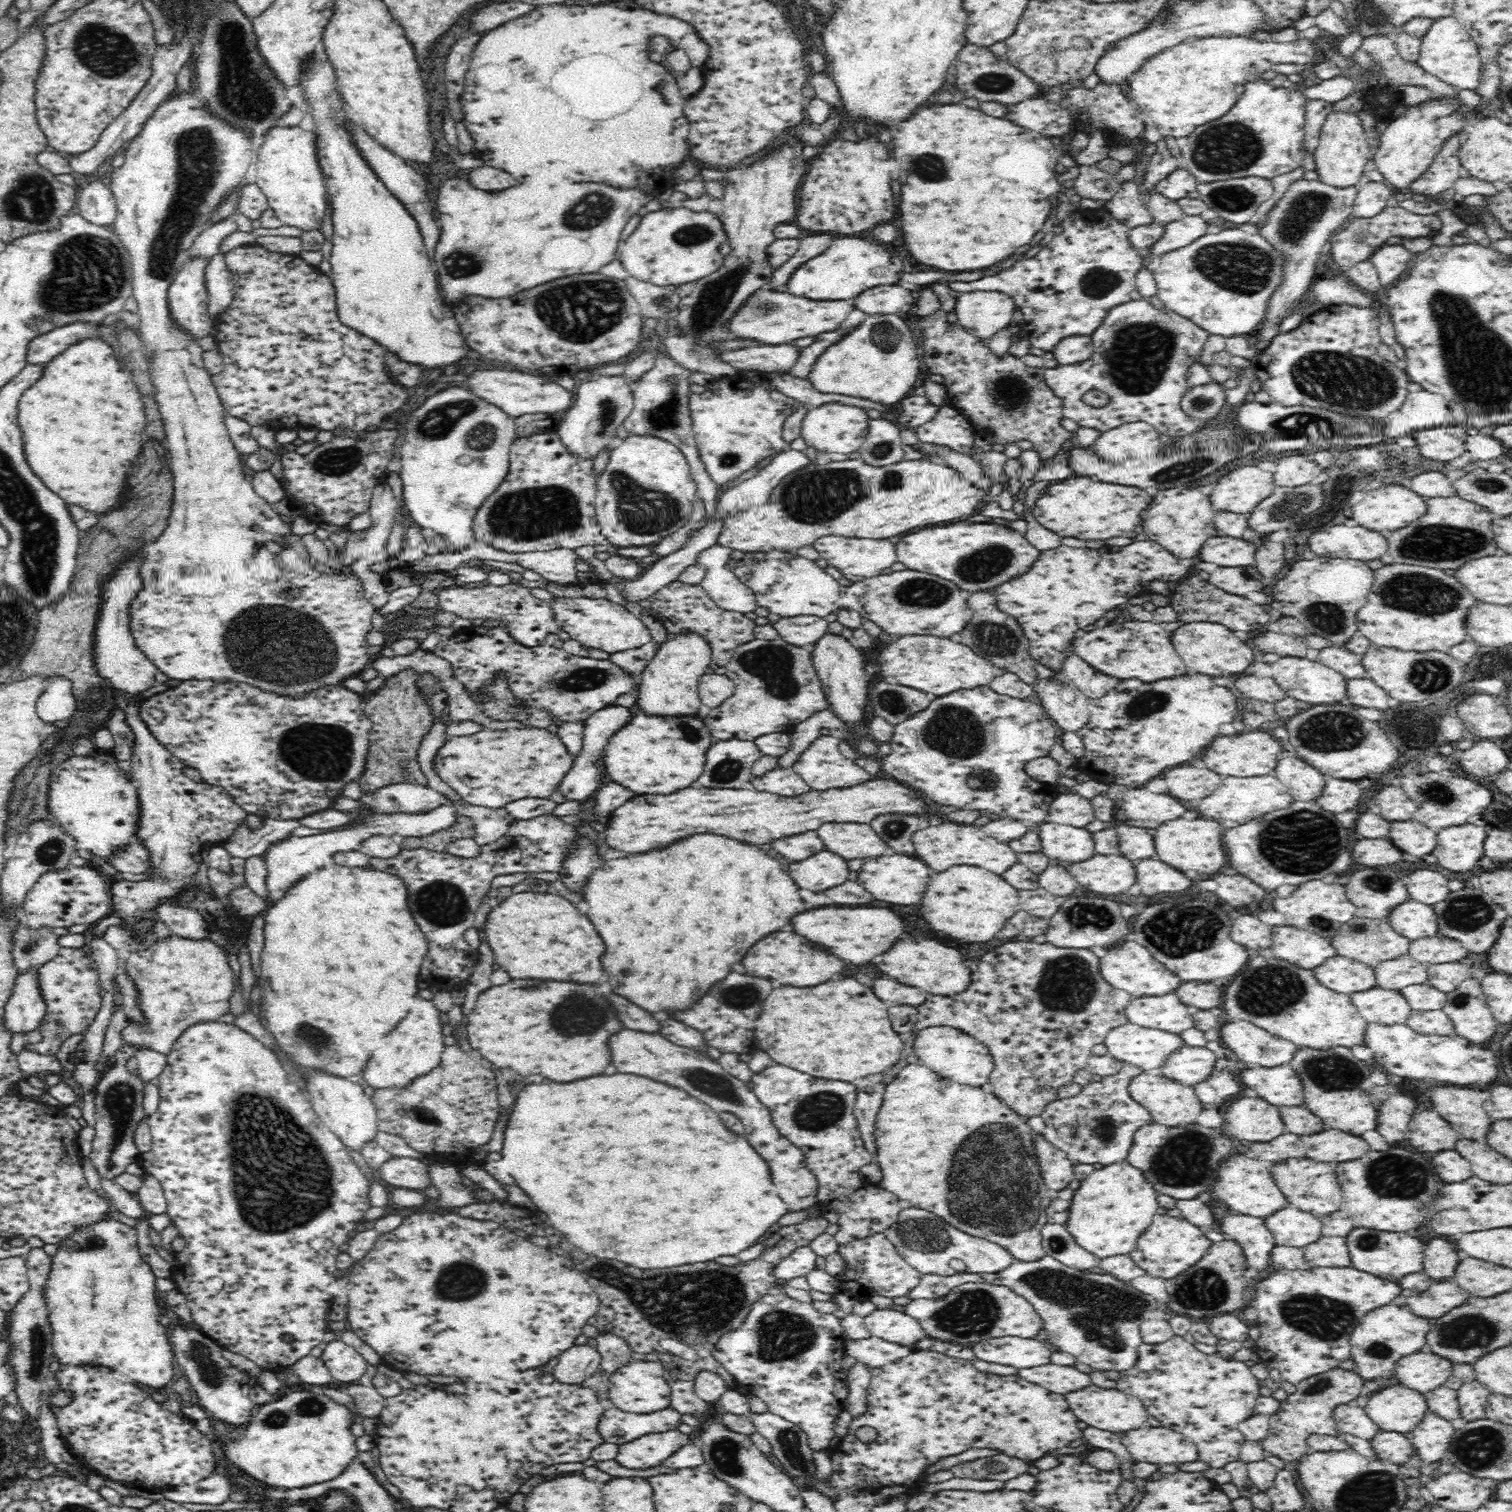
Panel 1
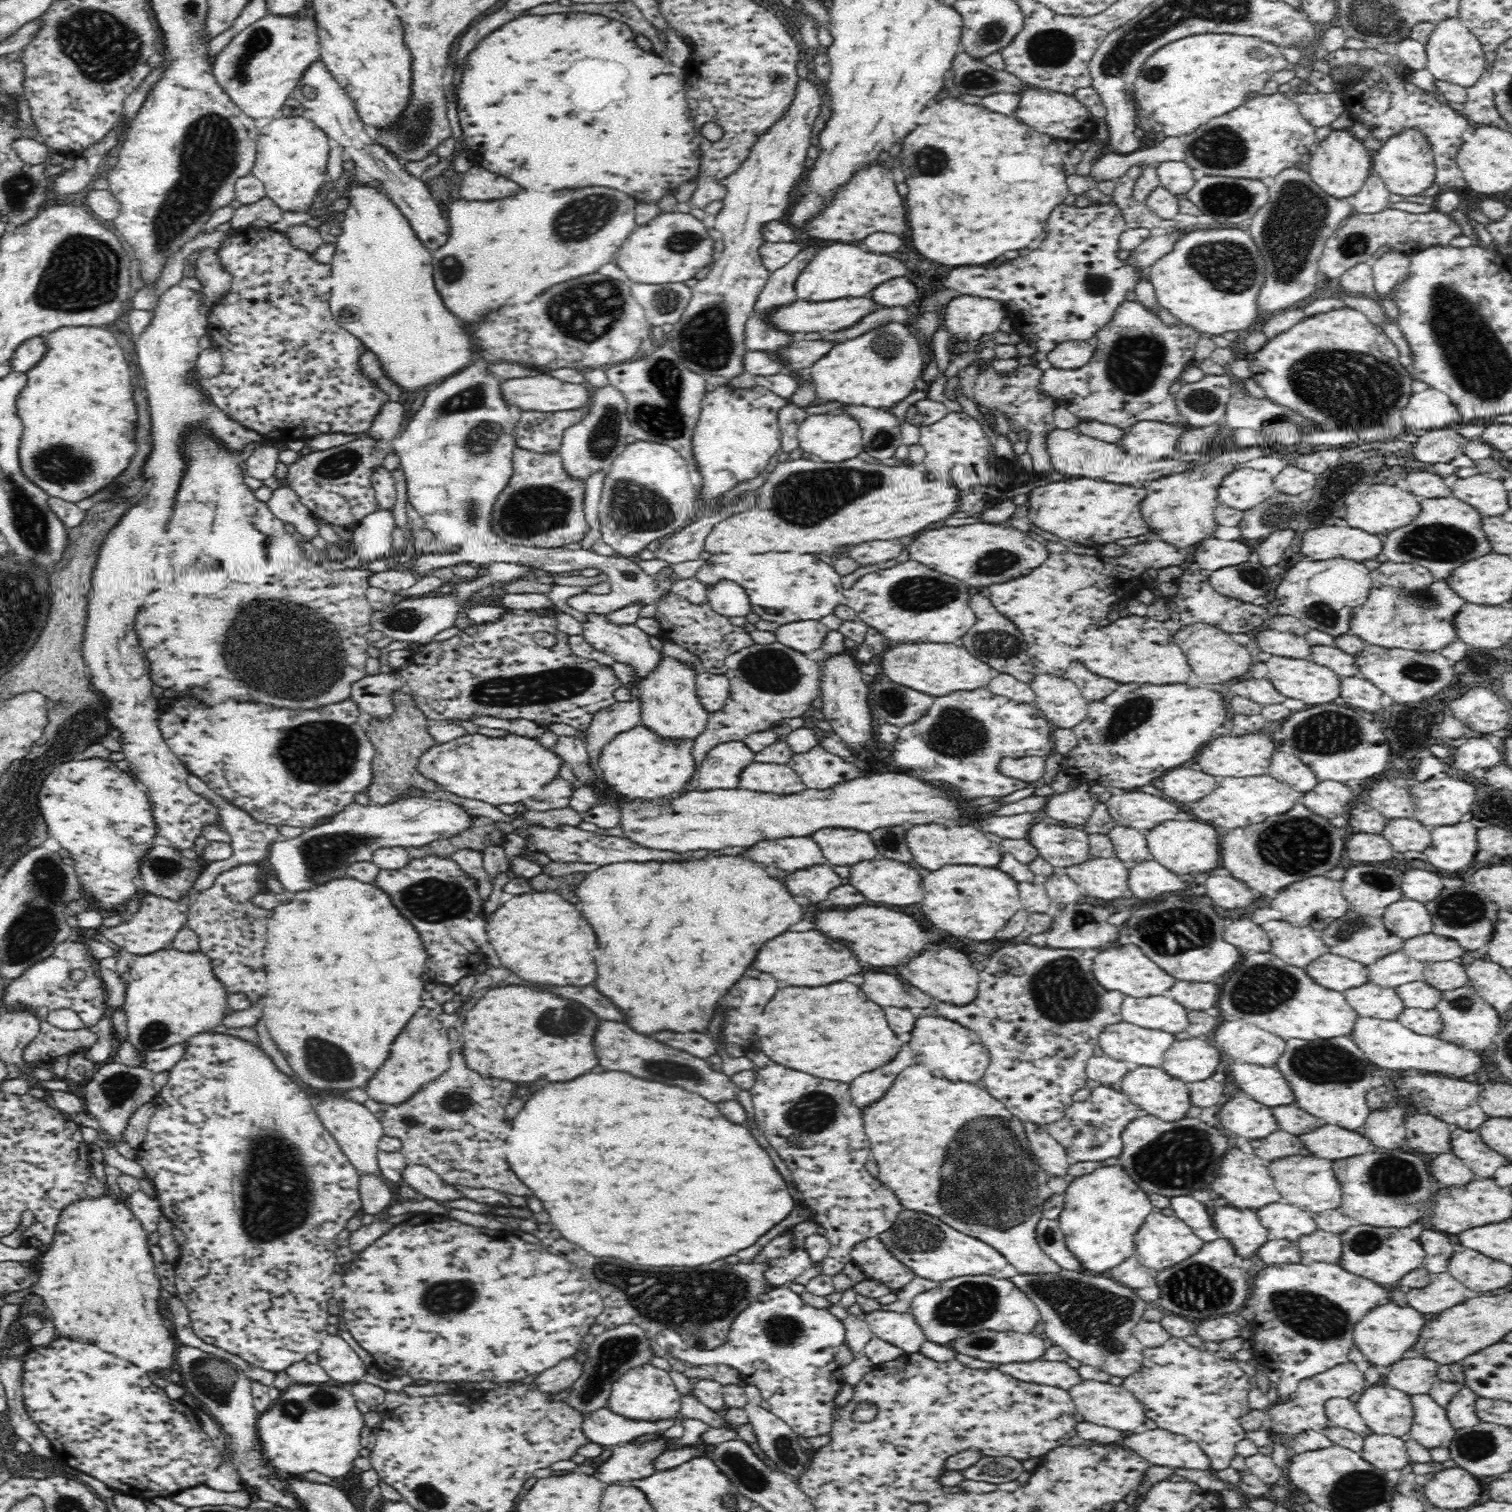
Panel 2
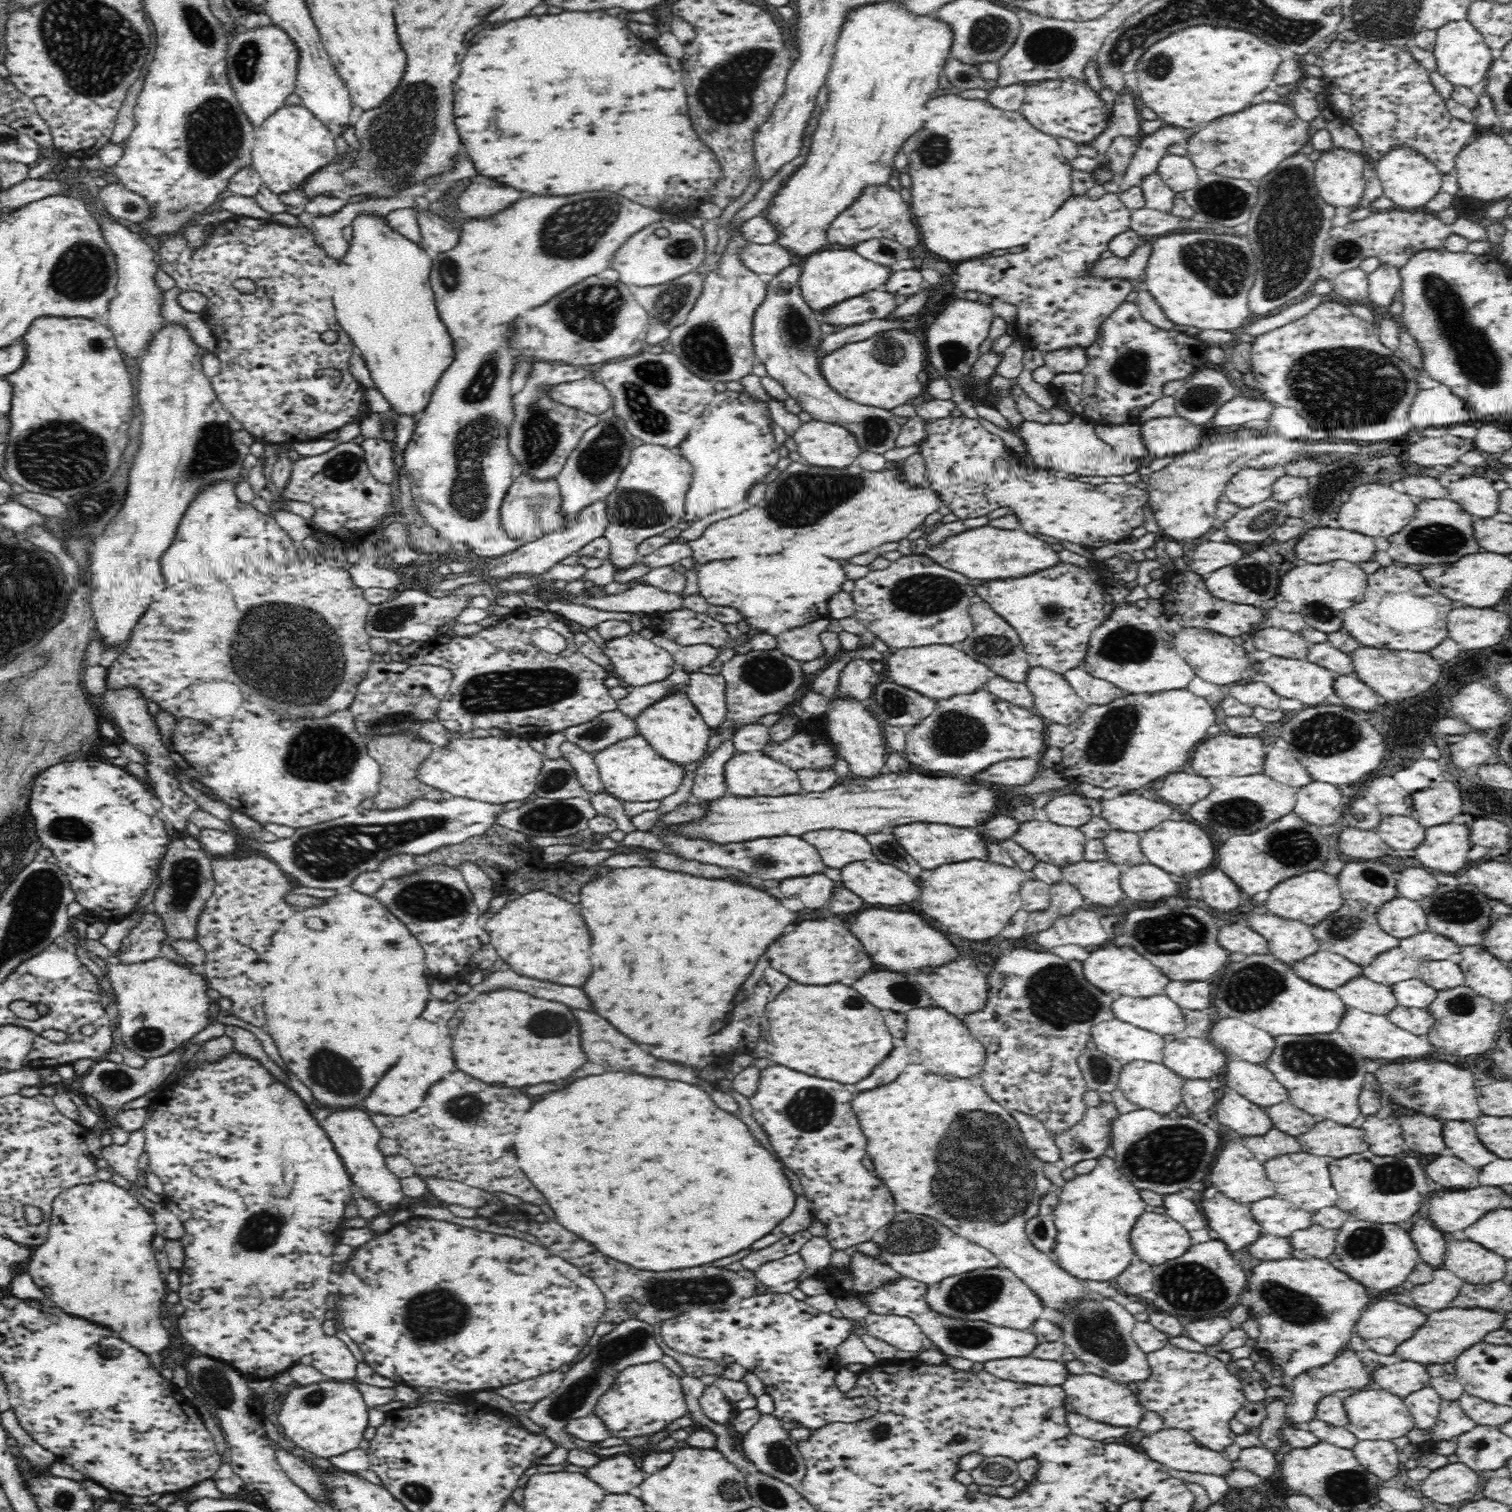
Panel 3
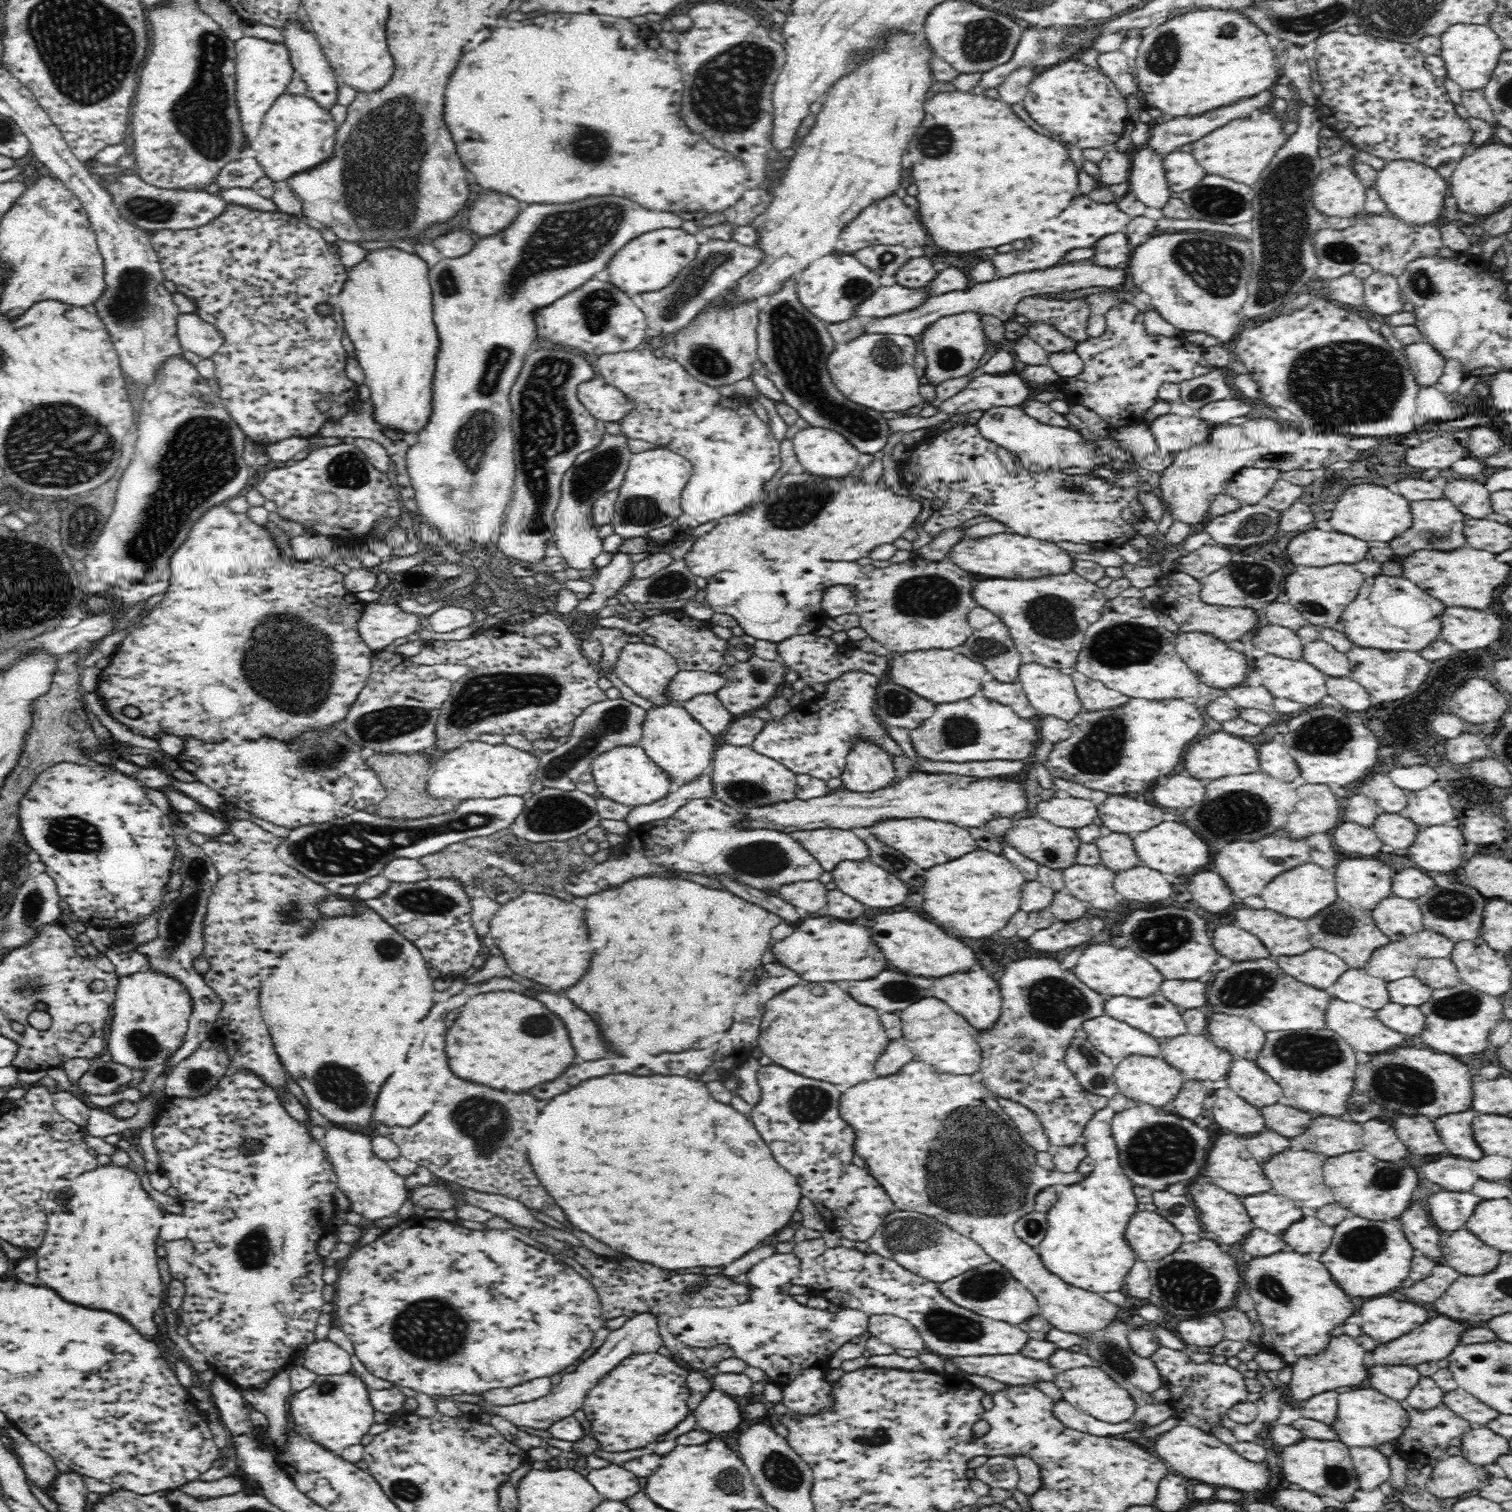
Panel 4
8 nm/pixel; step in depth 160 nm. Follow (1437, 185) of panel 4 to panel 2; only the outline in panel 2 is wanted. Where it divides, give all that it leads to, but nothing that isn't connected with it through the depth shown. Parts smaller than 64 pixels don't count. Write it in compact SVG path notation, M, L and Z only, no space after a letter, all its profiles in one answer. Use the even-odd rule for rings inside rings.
M1404 127L1398 132L1394 133L1388 140L1382 142L1382 146L1379 150L1372 153L1371 163L1374 170L1378 172L1378 176L1384 181L1386 188L1392 195L1408 197L1412 195L1418 195L1423 190L1426 190L1433 184L1435 177L1435 163L1434 163L1434 151L1432 150L1432 143L1428 139L1428 135L1420 129L1420 127Z

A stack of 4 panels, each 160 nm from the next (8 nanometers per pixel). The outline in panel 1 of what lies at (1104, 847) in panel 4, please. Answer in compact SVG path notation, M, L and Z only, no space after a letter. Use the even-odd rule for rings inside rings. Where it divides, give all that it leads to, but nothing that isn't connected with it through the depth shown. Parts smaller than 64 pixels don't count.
M1118 823L1115 829L1118 833L1120 855L1133 861L1157 856L1156 843L1151 830L1123 823Z

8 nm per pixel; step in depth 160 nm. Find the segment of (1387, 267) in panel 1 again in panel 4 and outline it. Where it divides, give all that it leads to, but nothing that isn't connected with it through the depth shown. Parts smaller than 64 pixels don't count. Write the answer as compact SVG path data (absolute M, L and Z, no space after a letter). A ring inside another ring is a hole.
M1374 272L1363 280L1365 286L1365 304L1372 312L1383 317L1403 311L1404 300L1401 297L1397 278L1392 274Z

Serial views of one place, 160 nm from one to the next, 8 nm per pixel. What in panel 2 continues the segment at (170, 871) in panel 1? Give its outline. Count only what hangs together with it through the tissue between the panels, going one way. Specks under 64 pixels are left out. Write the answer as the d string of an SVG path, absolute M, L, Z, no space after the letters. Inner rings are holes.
M182 283L170 286L160 296L151 324L144 333L135 337L138 364L146 380L144 388L152 417L154 446L144 464L144 477L151 485L138 499L138 504L130 508L108 532L100 548L92 576L83 640L83 659L93 688L109 698L110 724L121 730L122 752L126 755L125 760L131 764L130 774L134 774L152 805L155 839L178 852L195 849L194 842L202 836L202 830L221 823L221 808L190 788L187 782L189 771L164 743L157 727L157 701L160 696L152 694L154 681L150 676L150 665L135 632L137 608L152 592L155 583L152 560L157 548L167 541L165 524L171 515L173 498L185 467L185 460L181 458L179 446L176 445L181 432L187 429L184 426L206 427L210 435L218 437L236 453L247 442L265 439L259 432L228 417L212 404L211 398L202 395L199 386L191 384L185 376L194 367L202 350L198 345L200 338L212 333L208 320L210 307L204 304L204 298L201 292Z

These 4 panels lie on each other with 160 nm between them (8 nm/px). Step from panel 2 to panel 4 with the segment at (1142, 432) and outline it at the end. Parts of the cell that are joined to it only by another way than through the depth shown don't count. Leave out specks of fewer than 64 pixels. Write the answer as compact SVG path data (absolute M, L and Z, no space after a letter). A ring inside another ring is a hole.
M1165 414L1158 416L1148 425L1157 442L1157 447L1170 454L1203 443L1210 434L1209 423L1196 415L1184 417Z

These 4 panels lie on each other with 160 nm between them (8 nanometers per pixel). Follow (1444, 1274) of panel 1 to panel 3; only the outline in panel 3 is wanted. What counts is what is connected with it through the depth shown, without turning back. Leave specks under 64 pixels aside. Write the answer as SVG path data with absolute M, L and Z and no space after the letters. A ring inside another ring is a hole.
M1428 1219L1418 1220L1412 1226L1410 1234L1420 1258L1426 1264L1430 1264L1430 1266L1442 1266L1444 1264L1447 1250L1446 1238Z

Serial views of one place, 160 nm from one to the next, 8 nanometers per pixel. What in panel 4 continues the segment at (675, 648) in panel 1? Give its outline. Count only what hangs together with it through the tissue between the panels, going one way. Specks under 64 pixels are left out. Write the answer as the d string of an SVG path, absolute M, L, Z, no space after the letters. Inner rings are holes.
M664 703L645 710L645 717L641 724L643 733L639 745L652 757L661 768L667 771L670 778L689 783L697 776L711 768L716 748L716 737L692 717L682 704Z

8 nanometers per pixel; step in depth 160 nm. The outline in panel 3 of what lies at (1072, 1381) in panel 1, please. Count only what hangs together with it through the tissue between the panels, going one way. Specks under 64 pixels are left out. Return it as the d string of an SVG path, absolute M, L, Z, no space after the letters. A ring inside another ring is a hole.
M1025 1356L1025 1358L1001 1359L984 1363L984 1370L1000 1377L1002 1380L1011 1380L1016 1382L1024 1381L1026 1384L1052 1385L1060 1386L1070 1377L1070 1371L1067 1370L1067 1364L1054 1360L1041 1360L1034 1356Z

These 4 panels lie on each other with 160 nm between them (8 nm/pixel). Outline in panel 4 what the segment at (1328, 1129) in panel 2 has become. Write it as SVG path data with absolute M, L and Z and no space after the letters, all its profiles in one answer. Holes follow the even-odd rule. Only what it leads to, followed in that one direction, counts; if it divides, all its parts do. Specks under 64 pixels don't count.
M1330 1116L1316 1117L1312 1126L1304 1132L1304 1150L1326 1156L1340 1156L1346 1152L1364 1150L1362 1136L1364 1130L1360 1124Z

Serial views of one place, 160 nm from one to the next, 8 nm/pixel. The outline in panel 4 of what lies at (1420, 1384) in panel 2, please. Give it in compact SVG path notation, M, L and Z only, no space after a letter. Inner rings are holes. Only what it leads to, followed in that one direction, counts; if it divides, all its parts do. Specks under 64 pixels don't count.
M1374 1365L1369 1369L1370 1384L1386 1396L1404 1402L1415 1386L1418 1386L1421 1374L1414 1365Z

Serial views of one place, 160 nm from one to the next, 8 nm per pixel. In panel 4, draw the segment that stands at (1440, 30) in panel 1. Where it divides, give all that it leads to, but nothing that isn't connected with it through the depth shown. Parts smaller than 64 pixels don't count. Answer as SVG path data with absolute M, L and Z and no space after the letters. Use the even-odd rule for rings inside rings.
M1456 23L1448 25L1439 36L1440 56L1445 64L1448 77L1460 85L1463 90L1480 90L1486 86L1496 68L1499 56L1503 52L1500 41L1485 24Z

